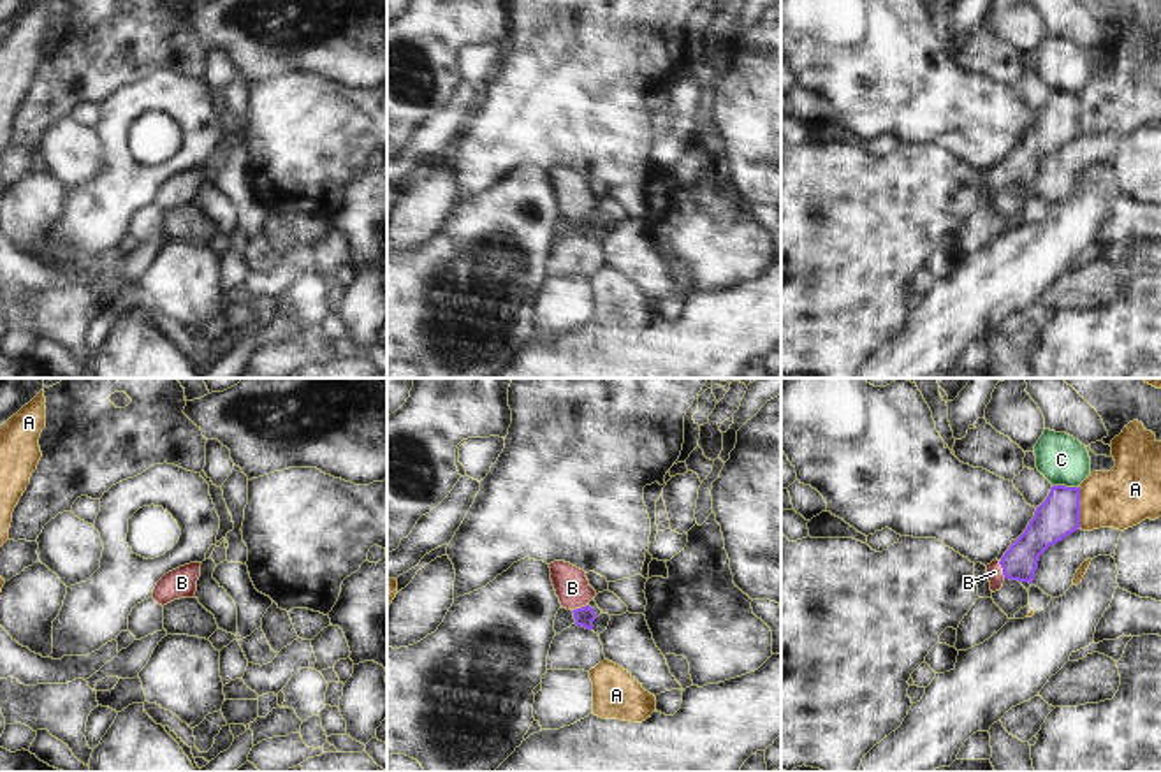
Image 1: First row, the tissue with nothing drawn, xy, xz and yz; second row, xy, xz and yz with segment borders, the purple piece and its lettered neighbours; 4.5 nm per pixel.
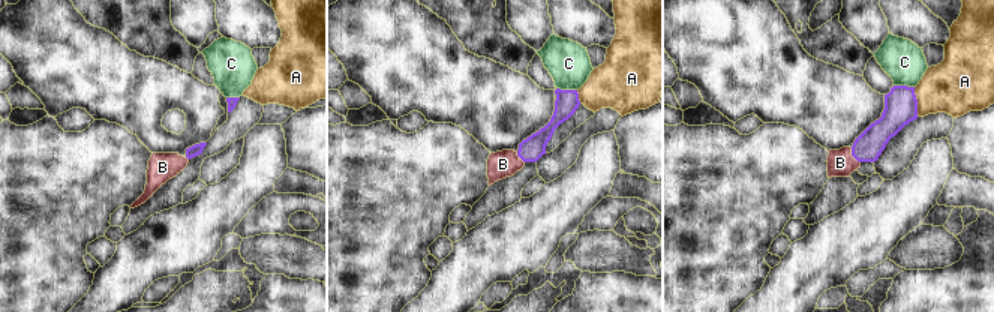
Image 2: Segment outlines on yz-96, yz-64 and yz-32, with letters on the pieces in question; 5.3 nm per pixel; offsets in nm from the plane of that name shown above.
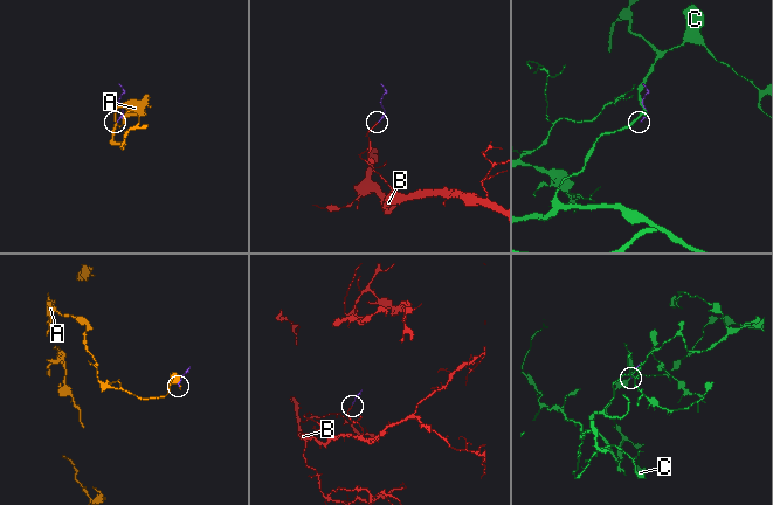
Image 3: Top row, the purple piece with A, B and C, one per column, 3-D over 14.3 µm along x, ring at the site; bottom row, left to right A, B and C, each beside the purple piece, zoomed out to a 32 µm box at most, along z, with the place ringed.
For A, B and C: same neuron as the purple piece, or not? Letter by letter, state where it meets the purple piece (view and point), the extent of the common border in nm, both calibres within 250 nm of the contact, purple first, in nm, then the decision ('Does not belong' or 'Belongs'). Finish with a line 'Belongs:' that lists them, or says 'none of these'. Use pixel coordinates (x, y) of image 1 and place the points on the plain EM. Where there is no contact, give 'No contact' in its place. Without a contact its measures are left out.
A: Touches purple at yz (1079, 115). Shared border 190 nm. Thickness 190 nm (purple) against 280 nm. Does not belong
B: Touches purple at yz (1003, 176). Shared border 90 nm. Thickness 160 nm (purple) against 80 nm. Belongs
C: Touches purple at yz (1066, 94). Shared border 130 nm. Thickness 190 nm (purple) against 220 nm. Does not belong
Belongs: B

